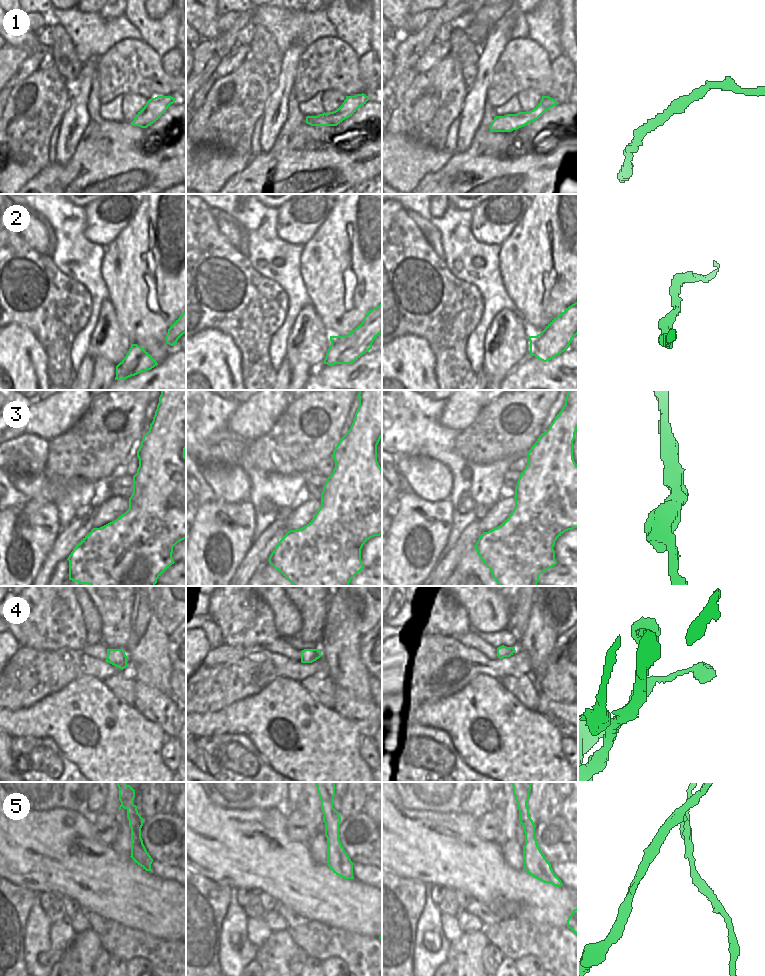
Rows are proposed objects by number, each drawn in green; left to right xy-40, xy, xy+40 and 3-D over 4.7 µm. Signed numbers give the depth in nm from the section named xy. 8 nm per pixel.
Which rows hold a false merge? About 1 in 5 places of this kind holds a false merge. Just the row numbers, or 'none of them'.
5

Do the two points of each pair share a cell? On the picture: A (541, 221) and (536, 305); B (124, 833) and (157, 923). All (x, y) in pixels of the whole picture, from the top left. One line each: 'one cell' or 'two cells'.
A: one cell
B: two cells

